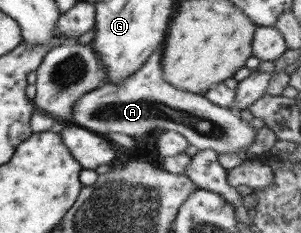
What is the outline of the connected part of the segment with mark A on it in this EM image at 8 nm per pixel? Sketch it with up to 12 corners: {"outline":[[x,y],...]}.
{"outline":[[164,42],[118,86],[71,107],[71,124],[132,137],[175,130],[199,150],[241,153],[257,130],[167,83]]}

